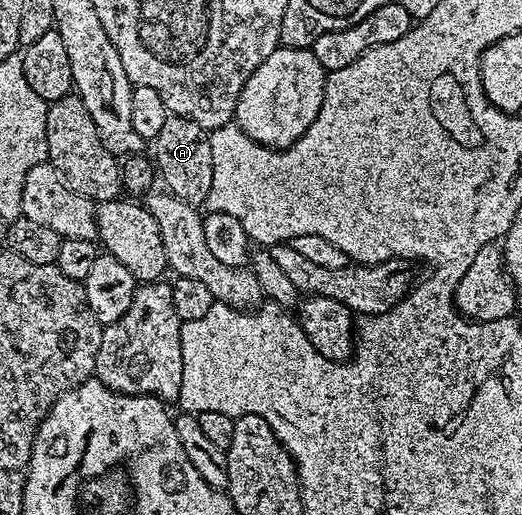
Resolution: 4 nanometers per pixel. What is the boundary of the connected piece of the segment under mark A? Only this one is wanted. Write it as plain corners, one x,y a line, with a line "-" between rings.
168,114
151,149
160,182
165,183
164,188
183,202
202,206
212,186
212,145
208,132
192,120

